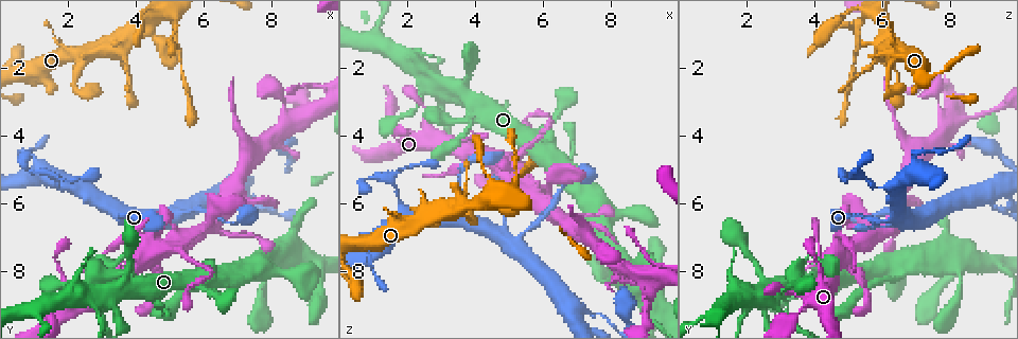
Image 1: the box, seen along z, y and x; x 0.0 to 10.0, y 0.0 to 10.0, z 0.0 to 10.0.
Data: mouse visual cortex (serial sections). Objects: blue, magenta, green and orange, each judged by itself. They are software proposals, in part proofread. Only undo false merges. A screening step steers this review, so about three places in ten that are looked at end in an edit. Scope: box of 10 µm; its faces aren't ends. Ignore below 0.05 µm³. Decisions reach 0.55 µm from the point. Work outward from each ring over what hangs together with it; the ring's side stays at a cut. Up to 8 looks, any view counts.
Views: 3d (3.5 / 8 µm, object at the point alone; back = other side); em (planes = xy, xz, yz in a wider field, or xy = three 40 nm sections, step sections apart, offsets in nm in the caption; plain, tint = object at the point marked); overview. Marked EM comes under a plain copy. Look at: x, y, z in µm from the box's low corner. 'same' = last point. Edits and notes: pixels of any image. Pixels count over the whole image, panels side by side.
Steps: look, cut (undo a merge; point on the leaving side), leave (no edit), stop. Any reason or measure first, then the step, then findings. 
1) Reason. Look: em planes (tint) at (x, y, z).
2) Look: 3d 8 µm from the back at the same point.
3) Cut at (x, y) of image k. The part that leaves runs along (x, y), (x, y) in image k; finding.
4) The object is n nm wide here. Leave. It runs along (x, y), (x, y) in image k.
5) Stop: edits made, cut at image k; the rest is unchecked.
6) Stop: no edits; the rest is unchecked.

Thick turns thin. Look: 3d 3.5 µm at (5.25, 0.70, 5.30).

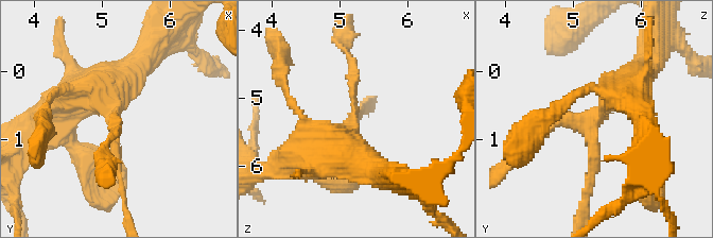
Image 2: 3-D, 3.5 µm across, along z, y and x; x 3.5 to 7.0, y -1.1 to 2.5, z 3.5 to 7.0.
Now the EM. Look: em xy step 5 (tint) at (5.25, 0.65, 5.35).

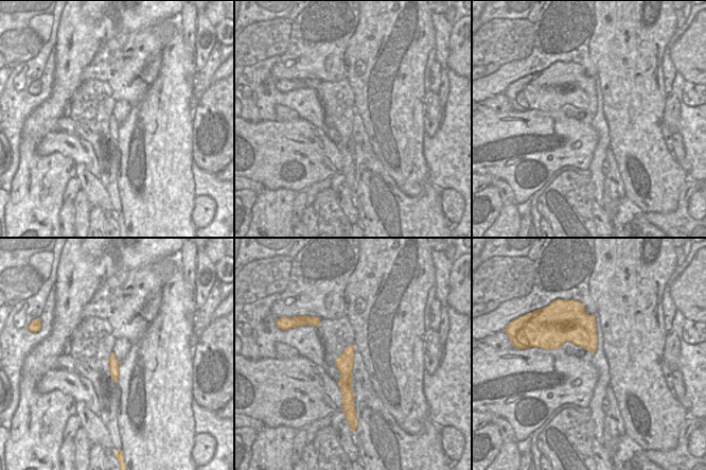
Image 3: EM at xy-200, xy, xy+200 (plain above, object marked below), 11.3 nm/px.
Cut it another way. Look: em xy step 1 (tint) at the same point.

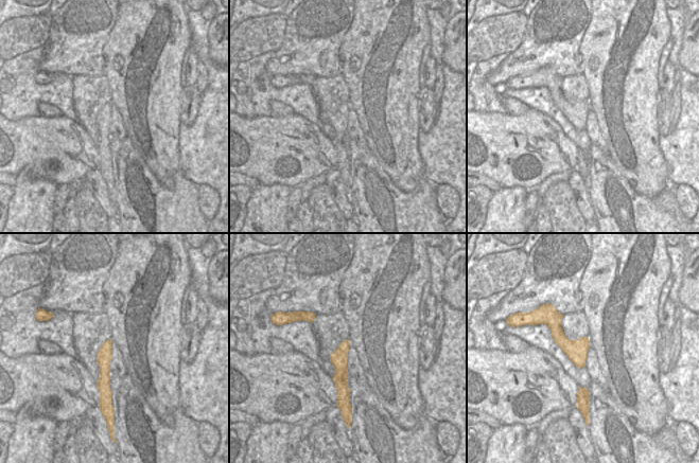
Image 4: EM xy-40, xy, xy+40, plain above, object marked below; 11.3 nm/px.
The object is 200 nm wide here. Leave. It runs along (70, 96), (109, 96), (119, 184) in image 2; all the same cell.

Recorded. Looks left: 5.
Sharp bend. Look: 3d 3.5 µm at (1.55, 5.15, 5.40).

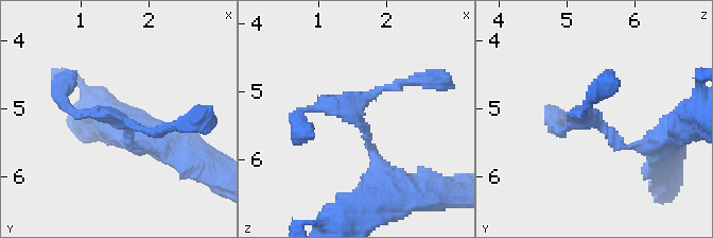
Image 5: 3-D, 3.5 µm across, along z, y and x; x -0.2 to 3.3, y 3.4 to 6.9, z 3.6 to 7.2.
Now the EM. Look: em planes (tint) at (1.60, 5.20, 5.40).

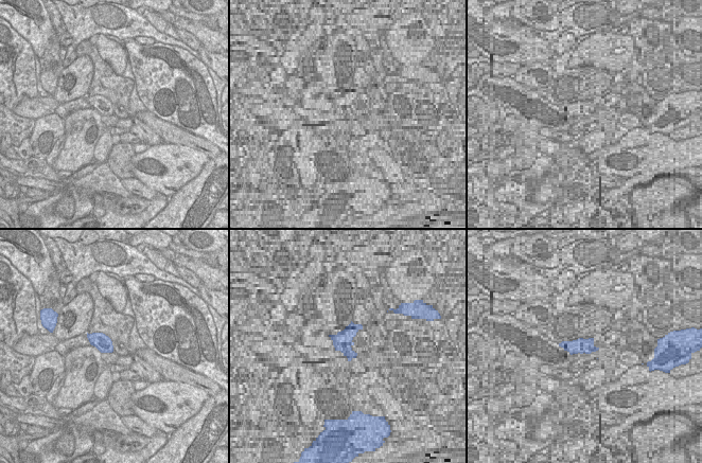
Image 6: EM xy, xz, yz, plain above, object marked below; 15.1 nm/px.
Leave. It runs along (142, 142), (61, 103) in image 5; one cell here.

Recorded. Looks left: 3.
Thin arm on a thick one. Look: 3d 3.5 µm at (5.35, 6.30, 7.05).

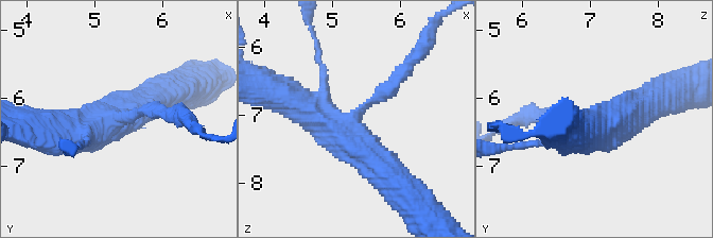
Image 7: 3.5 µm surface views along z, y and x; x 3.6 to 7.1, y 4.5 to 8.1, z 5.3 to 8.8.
Look: em xy step 3 (tint) at (5.35, 6.30, 7.00).

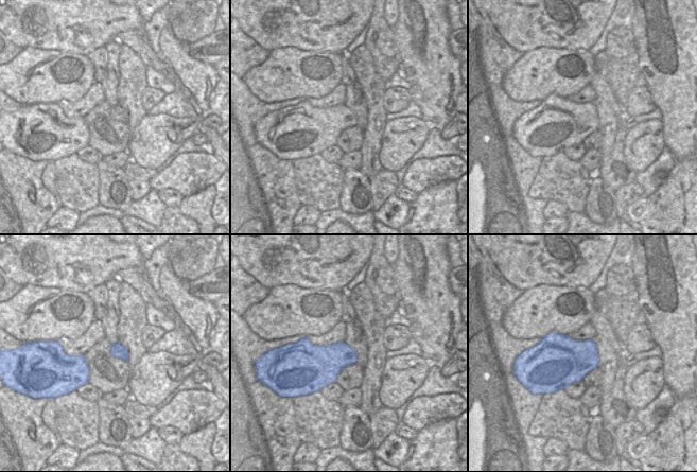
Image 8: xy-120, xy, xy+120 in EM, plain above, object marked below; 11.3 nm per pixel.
Leave. All the same cell.

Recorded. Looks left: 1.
Stop: no edits; the rest is unchecked.

